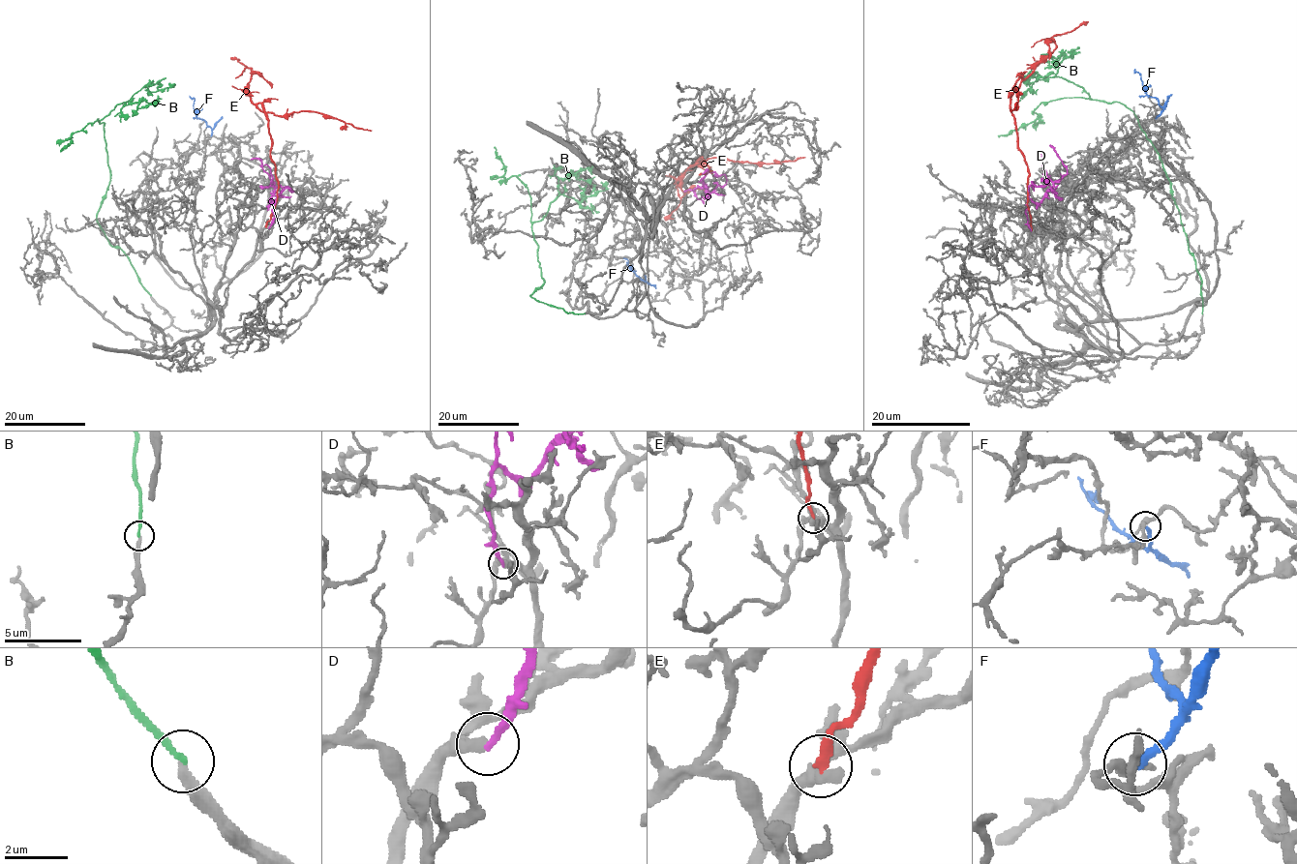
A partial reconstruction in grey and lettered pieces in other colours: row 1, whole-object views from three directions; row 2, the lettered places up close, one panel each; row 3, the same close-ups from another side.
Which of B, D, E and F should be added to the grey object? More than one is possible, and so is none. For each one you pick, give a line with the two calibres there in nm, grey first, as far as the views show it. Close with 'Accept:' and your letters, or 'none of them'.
D: 280/240 nm
Accept: D

